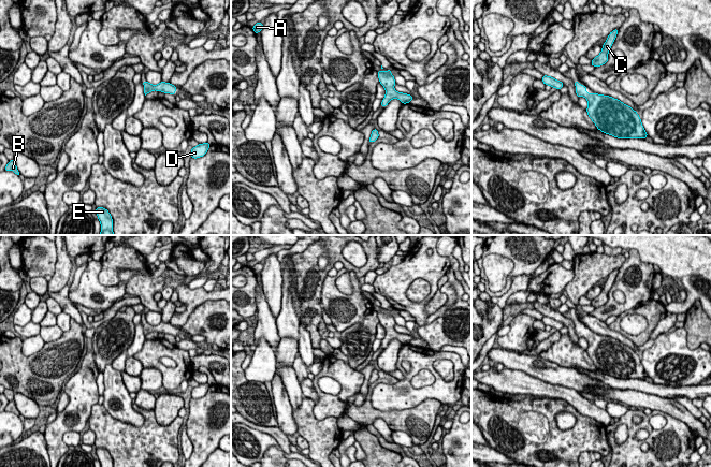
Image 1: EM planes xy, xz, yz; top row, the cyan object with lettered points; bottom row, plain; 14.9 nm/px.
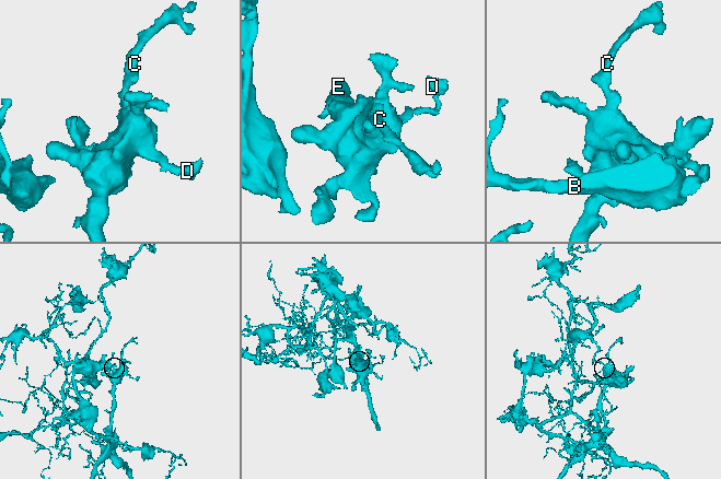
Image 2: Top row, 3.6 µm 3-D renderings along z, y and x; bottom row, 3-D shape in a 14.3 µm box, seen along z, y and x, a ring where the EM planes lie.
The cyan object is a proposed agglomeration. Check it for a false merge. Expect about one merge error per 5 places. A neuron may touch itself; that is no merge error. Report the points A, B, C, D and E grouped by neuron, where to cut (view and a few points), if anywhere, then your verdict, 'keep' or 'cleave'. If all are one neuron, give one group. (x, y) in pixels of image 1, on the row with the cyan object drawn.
A B C D E | no cut | keep

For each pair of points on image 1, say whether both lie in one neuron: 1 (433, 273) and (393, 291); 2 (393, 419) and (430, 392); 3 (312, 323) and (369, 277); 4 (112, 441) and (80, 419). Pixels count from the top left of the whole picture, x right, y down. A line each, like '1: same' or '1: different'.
1: same
2: different
3: different
4: different

